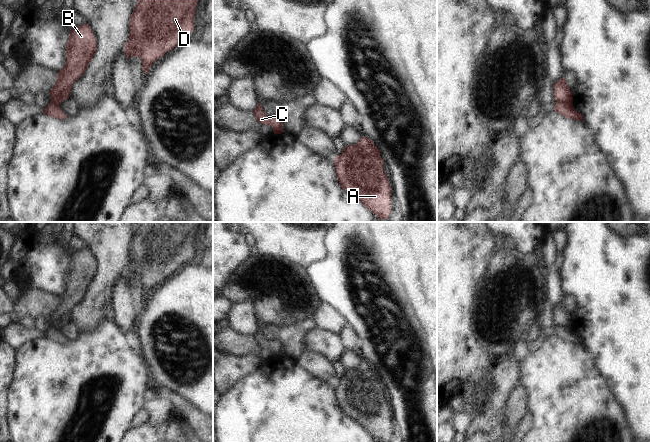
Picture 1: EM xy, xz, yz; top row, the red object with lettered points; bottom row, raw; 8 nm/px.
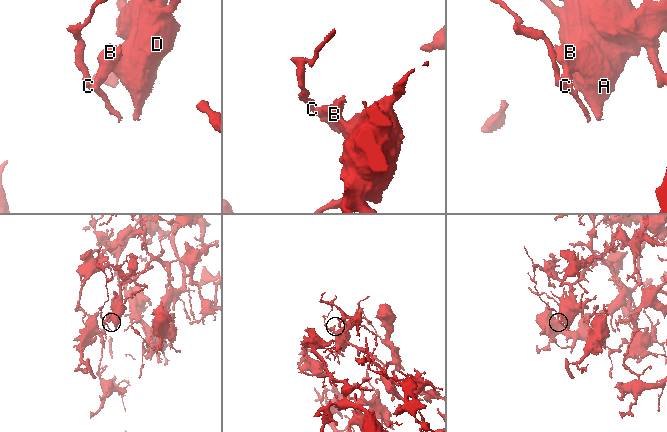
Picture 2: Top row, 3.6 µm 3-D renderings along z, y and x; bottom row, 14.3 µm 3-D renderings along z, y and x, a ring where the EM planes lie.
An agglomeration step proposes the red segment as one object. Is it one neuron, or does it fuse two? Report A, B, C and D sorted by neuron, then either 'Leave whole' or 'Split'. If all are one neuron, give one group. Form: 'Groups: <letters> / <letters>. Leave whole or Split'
Groups: A B D / C. Split

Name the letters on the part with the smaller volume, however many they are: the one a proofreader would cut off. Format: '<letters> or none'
C

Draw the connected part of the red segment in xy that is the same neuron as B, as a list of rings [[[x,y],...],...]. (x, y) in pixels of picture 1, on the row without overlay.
[[[88,248],[71,253],[66,269],[66,288],[57,296],[57,305],[49,316],[51,326],[59,329],[70,321],[73,307],[84,298],[96,275],[97,266]]]

